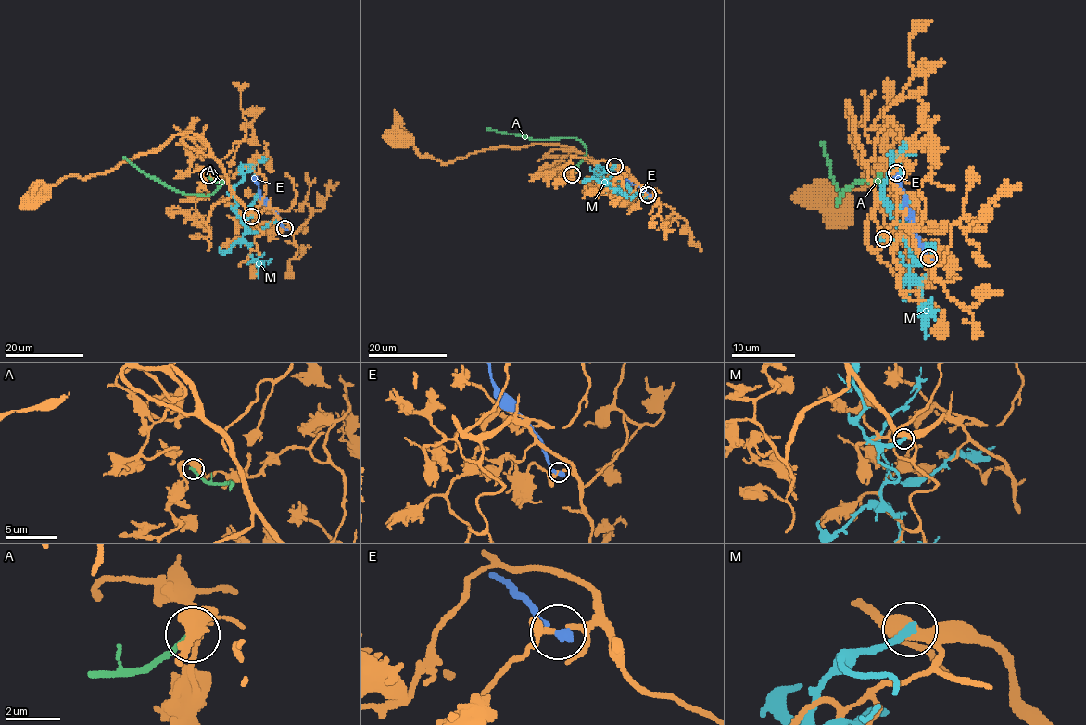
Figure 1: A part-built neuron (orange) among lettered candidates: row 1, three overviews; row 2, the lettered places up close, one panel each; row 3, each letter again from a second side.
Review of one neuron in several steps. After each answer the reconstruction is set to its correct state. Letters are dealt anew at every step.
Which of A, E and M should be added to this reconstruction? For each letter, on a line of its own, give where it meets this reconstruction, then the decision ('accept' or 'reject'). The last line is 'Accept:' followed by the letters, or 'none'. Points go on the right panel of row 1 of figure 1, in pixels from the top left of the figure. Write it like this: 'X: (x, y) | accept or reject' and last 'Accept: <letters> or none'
A: (896, 172) | reject
E: (928, 258) | reject
M: (883, 238) | reject
Accept: none

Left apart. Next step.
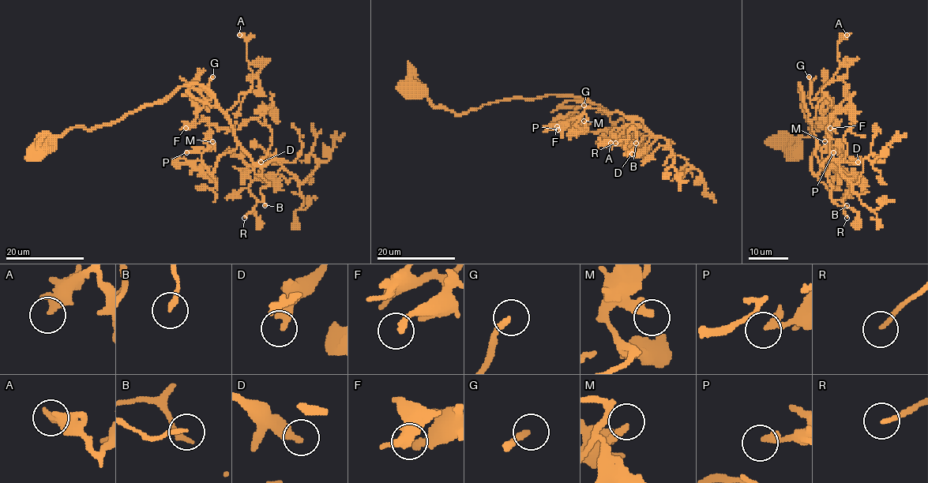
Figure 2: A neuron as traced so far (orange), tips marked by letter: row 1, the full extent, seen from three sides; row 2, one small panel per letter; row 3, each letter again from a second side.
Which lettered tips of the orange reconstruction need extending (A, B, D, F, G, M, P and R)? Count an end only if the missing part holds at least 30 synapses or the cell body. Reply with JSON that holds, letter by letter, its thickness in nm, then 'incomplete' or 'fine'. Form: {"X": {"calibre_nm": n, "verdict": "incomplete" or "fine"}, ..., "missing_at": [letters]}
{"A": {"calibre_nm": 400, "verdict": "fine"}, "B": {"calibre_nm": 170, "verdict": "incomplete"}, "D": {"calibre_nm": 360, "verdict": "fine"}, "F": {"calibre_nm": 240, "verdict": "fine"}, "G": {"calibre_nm": 240, "verdict": "incomplete"}, "M": {"calibre_nm": 300, "verdict": "fine"}, "P": {"calibre_nm": 280, "verdict": "fine"}, "R": {"calibre_nm": 150, "verdict": "incomplete"}, "missing_at": ["B", "G", "R"]}

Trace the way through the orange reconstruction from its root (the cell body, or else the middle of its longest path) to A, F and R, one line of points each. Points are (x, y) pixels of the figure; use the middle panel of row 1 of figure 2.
A: (405, 89), (458, 115), (512, 98), (576, 95), (599, 105), (610, 121), (623, 121), (623, 132), (610, 143)
F: (405, 89), (458, 115), (512, 98), (587, 99), (560, 105), (582, 106), (557, 126)
R: (405, 89), (458, 115), (512, 98), (576, 95), (640, 126), (631, 127), (627, 141), (615, 143)

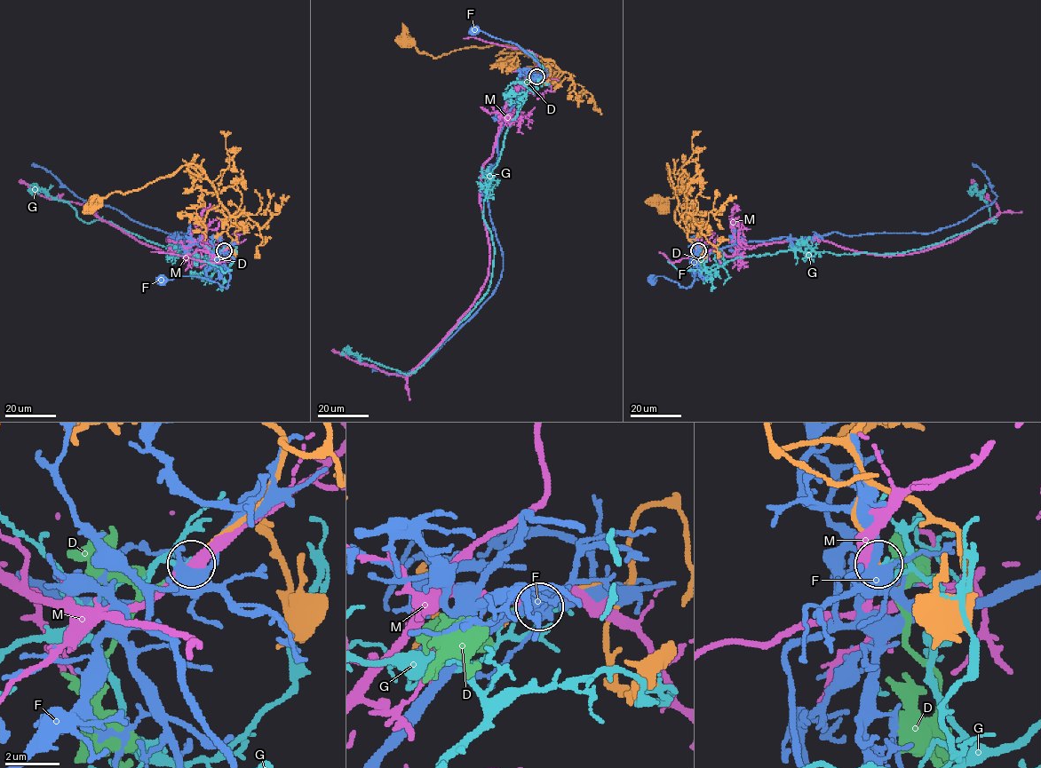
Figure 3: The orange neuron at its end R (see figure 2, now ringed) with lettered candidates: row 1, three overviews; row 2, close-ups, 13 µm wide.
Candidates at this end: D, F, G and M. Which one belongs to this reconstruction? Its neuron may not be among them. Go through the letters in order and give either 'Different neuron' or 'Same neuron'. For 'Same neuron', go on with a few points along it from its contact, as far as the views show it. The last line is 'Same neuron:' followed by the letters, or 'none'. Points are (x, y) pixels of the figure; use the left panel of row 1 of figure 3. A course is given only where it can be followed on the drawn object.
D: Same neuron. Its course: (223, 250), (214, 261), (218, 271)
F: Different neuron
G: Different neuron
M: Different neuron
Same neuron: D

